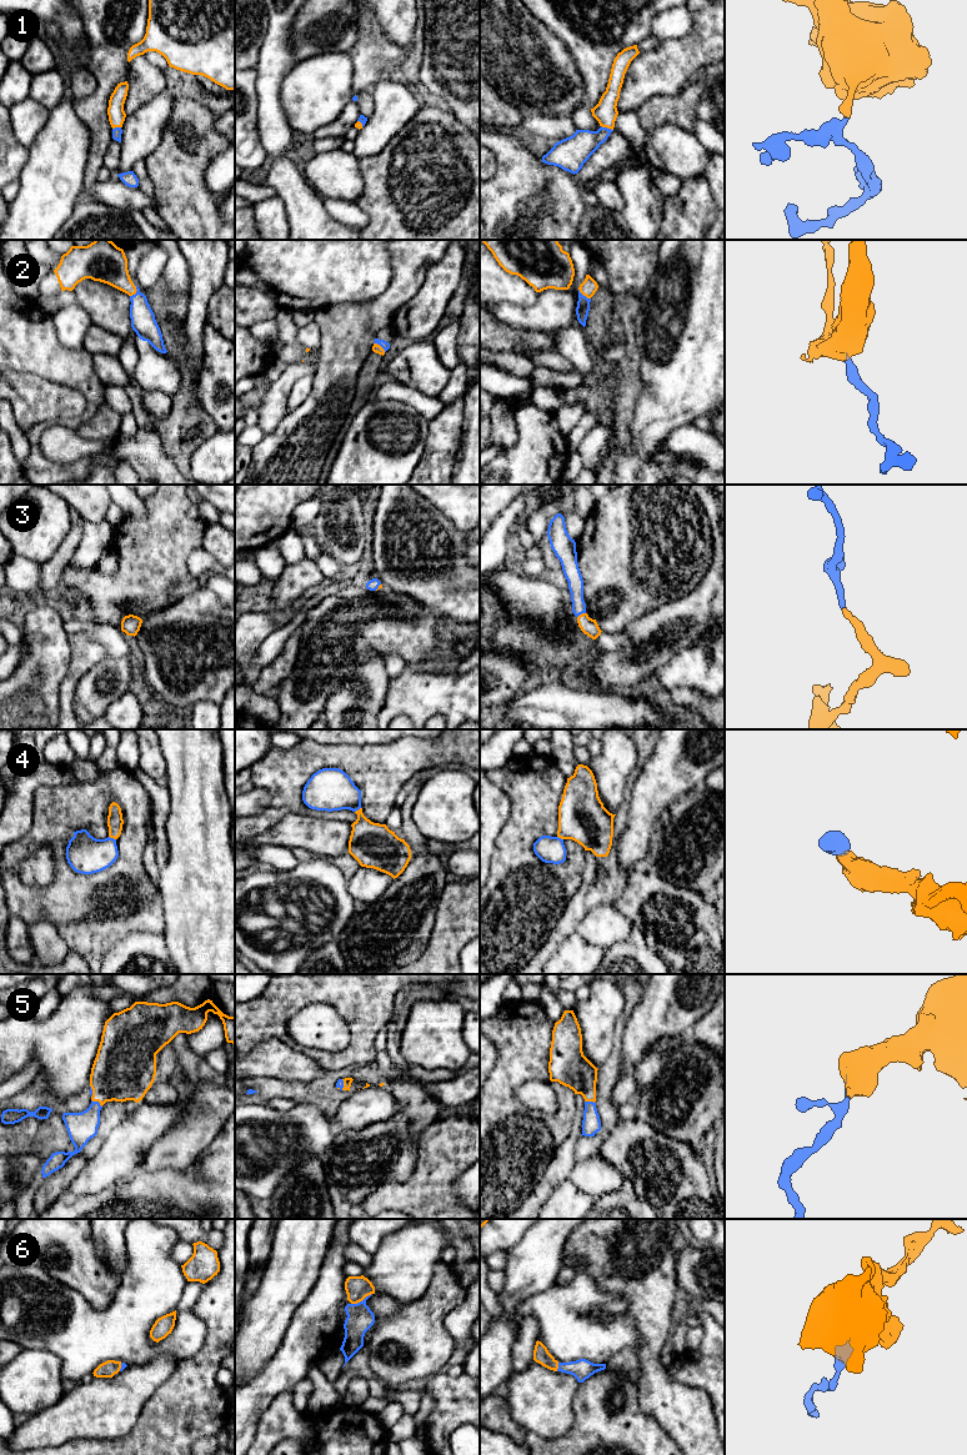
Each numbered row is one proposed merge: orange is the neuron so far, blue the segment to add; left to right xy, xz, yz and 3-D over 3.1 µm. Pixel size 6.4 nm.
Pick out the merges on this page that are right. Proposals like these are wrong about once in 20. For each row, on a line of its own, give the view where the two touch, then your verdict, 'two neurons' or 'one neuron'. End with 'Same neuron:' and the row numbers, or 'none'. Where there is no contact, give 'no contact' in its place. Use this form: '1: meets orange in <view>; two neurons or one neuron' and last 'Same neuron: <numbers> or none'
1: meets orange in yz; one neuron
2: meets orange in xy; one neuron
3: meets orange in yz; one neuron
4: meets orange in xy; one neuron
5: meets orange in xy; one neuron
6: meets orange in xz; one neuron
Same neuron: 1, 2, 3, 4, 5, 6

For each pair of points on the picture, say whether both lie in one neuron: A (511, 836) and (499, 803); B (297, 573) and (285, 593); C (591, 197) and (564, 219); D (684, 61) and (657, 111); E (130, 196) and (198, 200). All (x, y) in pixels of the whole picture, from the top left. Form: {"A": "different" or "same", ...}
{"A": "different", "B": "same", "C": "different", "D": "different", "E": "different"}

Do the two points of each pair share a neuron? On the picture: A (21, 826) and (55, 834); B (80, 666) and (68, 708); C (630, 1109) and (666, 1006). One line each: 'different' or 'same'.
A: different
B: same
C: different

